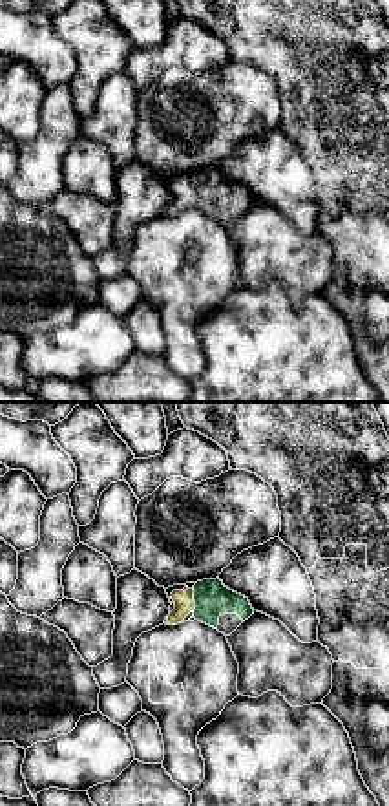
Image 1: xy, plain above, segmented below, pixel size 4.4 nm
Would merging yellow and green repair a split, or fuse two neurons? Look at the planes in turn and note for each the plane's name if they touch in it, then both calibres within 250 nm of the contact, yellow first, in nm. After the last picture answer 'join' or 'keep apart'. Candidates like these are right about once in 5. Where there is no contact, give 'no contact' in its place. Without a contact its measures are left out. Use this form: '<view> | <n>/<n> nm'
xy | 90/160 nm

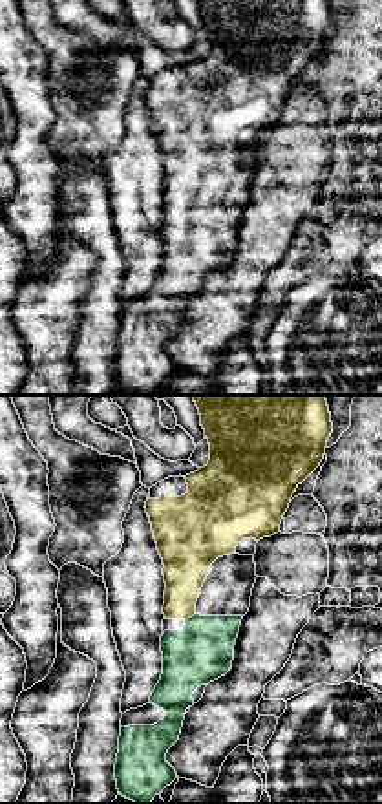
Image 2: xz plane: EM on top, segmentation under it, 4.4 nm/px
xz | 220/280 nm

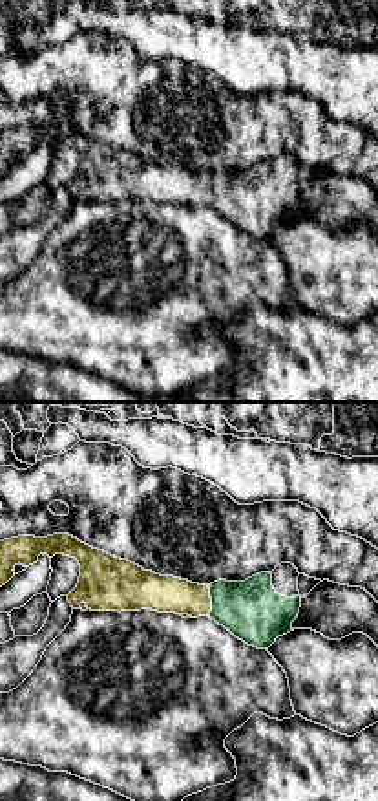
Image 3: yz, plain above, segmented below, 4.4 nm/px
yz | 160/280 nm

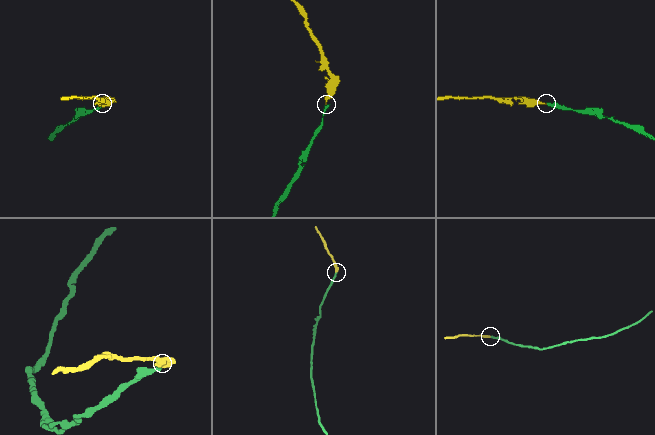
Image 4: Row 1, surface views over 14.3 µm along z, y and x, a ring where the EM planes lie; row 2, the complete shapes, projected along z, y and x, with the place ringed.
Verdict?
join

